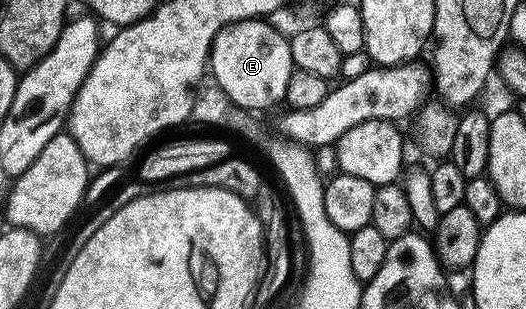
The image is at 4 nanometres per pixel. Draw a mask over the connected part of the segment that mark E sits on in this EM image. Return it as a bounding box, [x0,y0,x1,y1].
[210,18,294,112]

